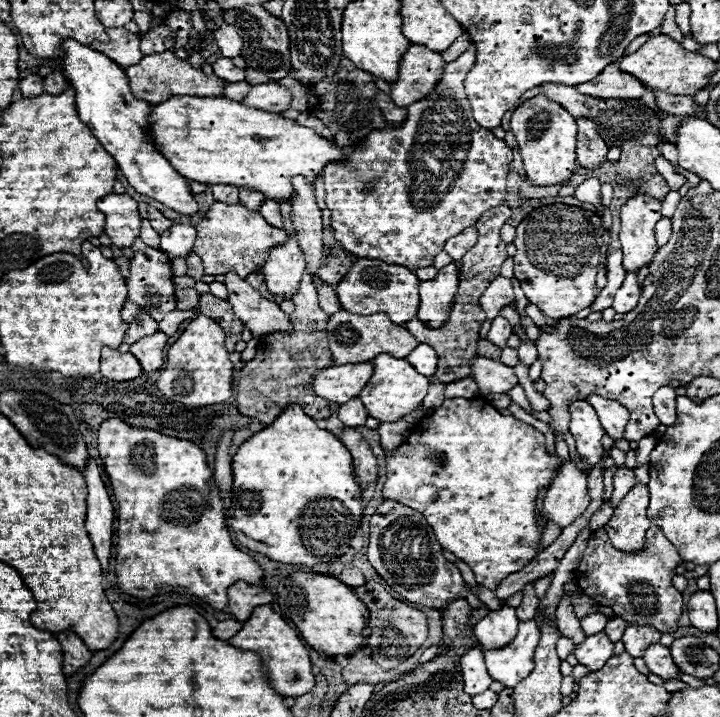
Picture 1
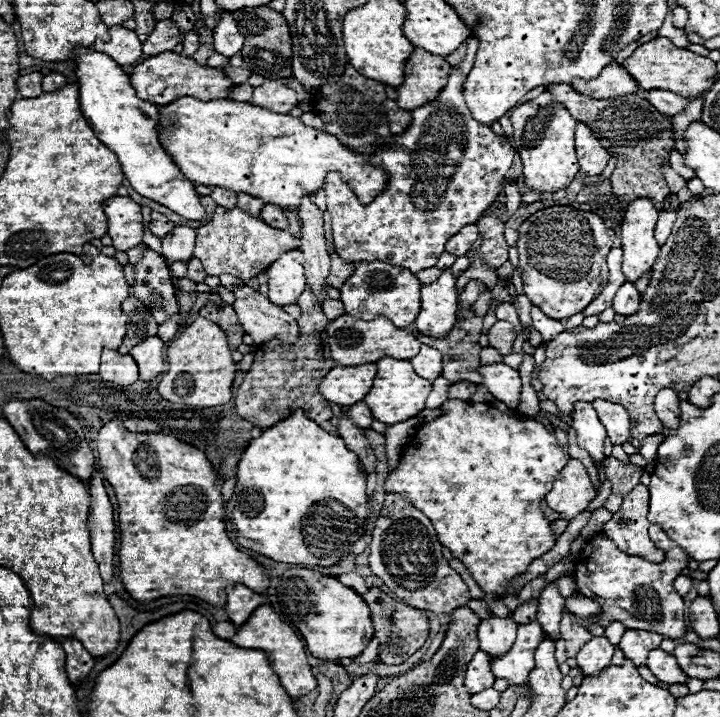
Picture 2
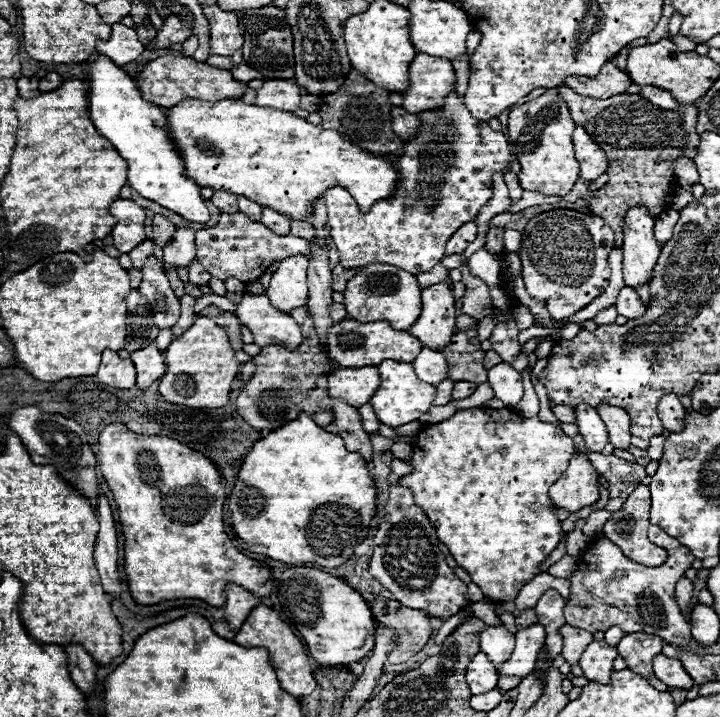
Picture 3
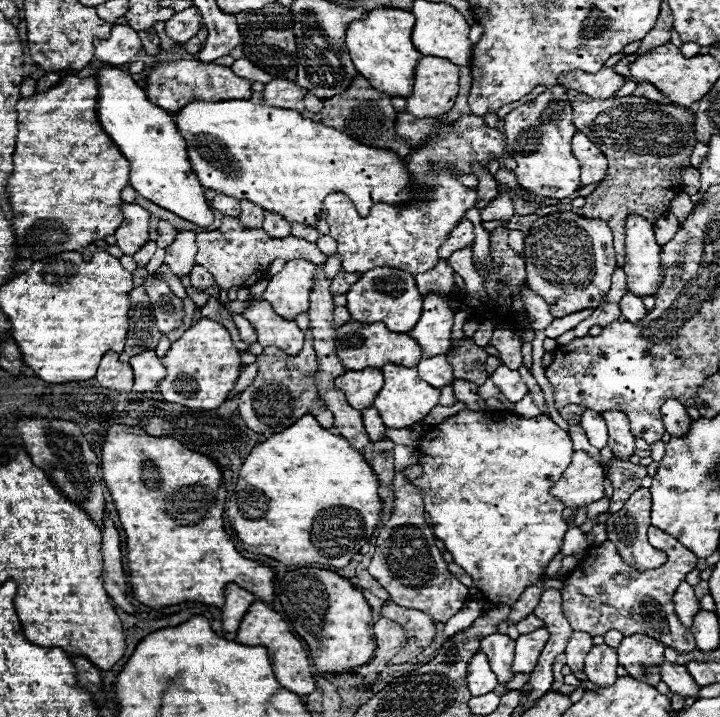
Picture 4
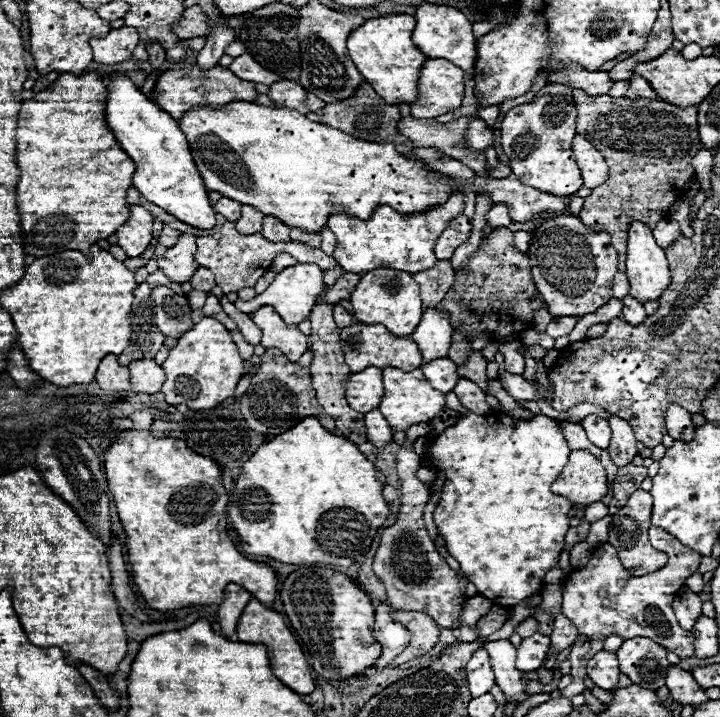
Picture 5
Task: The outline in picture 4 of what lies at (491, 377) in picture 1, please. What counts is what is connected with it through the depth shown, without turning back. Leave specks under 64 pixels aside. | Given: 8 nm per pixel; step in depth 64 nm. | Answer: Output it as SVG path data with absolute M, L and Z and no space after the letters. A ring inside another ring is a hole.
M498 366L496 372L490 378L496 382L496 386L504 392L504 396L510 402L518 402L518 400L522 400L528 394L528 386L522 382L520 374L512 372L506 366Z

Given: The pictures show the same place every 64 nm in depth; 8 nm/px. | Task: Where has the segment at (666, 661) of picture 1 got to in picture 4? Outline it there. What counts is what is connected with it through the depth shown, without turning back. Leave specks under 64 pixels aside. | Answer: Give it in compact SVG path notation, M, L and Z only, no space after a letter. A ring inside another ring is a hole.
M664 662L664 664L660 664L660 670L662 670L662 682L668 684L672 694L680 694L682 698L690 698L690 696L696 700L700 698L700 694L698 694L700 686L692 680L686 666Z

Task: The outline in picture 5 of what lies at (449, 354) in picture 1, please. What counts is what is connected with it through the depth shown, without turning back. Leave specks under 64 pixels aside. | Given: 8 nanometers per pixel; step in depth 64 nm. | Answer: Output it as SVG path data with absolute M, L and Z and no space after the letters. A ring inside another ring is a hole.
M474 354L470 356L470 360L466 362L466 366L458 368L458 374L462 378L468 378L472 382L476 382L482 390L488 390L488 378L486 378L486 360L482 354Z

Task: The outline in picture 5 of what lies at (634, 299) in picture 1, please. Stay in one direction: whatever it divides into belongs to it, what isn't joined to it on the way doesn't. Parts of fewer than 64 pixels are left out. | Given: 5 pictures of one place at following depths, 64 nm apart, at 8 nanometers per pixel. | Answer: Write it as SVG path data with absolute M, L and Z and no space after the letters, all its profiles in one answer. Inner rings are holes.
M626 296L626 298L624 298L622 316L624 316L624 320L626 320L630 326L640 326L640 324L646 320L644 306L642 306L638 300L634 300L632 296Z

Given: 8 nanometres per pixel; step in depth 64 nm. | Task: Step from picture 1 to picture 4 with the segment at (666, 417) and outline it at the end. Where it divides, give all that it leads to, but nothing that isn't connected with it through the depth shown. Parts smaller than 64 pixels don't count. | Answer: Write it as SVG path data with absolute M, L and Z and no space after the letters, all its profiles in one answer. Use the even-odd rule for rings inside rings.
M674 398L666 400L662 404L660 412L662 412L662 420L664 420L664 426L666 426L668 434L672 434L672 436L684 436L690 430L692 420L690 420L686 408L678 400L674 400Z

